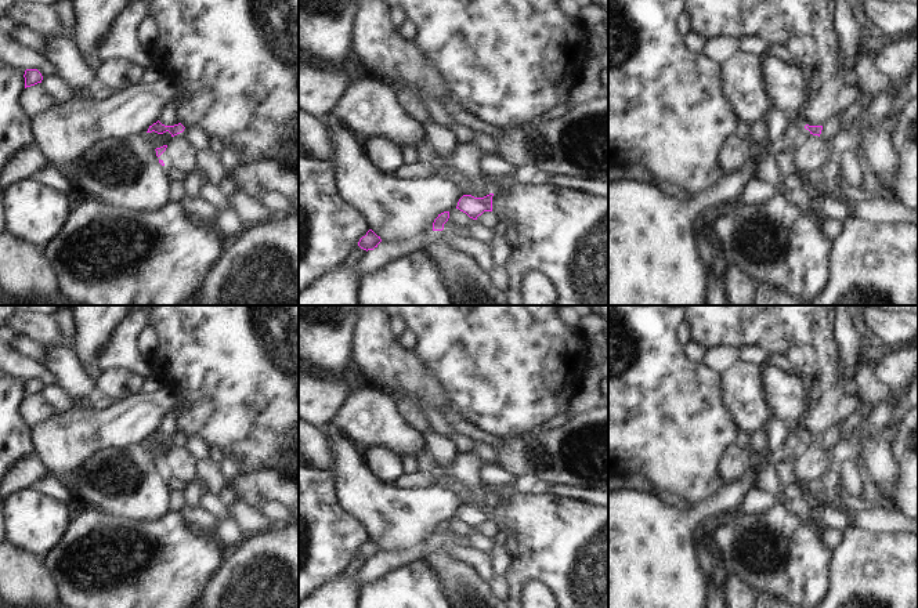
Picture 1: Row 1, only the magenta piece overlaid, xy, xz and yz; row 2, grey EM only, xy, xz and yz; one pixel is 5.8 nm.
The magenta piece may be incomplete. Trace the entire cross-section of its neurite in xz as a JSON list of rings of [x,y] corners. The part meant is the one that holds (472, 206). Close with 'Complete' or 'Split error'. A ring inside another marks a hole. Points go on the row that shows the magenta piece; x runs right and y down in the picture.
[[[489,193],[484,198],[463,195],[459,199],[456,209],[466,213],[470,218],[477,220],[477,217],[484,211],[492,211],[492,196],[494,193]]]. Complete.

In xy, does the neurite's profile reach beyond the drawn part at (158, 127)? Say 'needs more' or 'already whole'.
already whole

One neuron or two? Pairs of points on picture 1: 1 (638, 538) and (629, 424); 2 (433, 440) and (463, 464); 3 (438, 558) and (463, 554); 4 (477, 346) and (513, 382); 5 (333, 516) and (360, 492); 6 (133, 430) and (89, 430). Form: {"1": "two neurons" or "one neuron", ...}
{"1": "two neurons", "2": "two neurons", "3": "two neurons", "4": "one neuron", "5": "two neurons", "6": "one neuron"}

